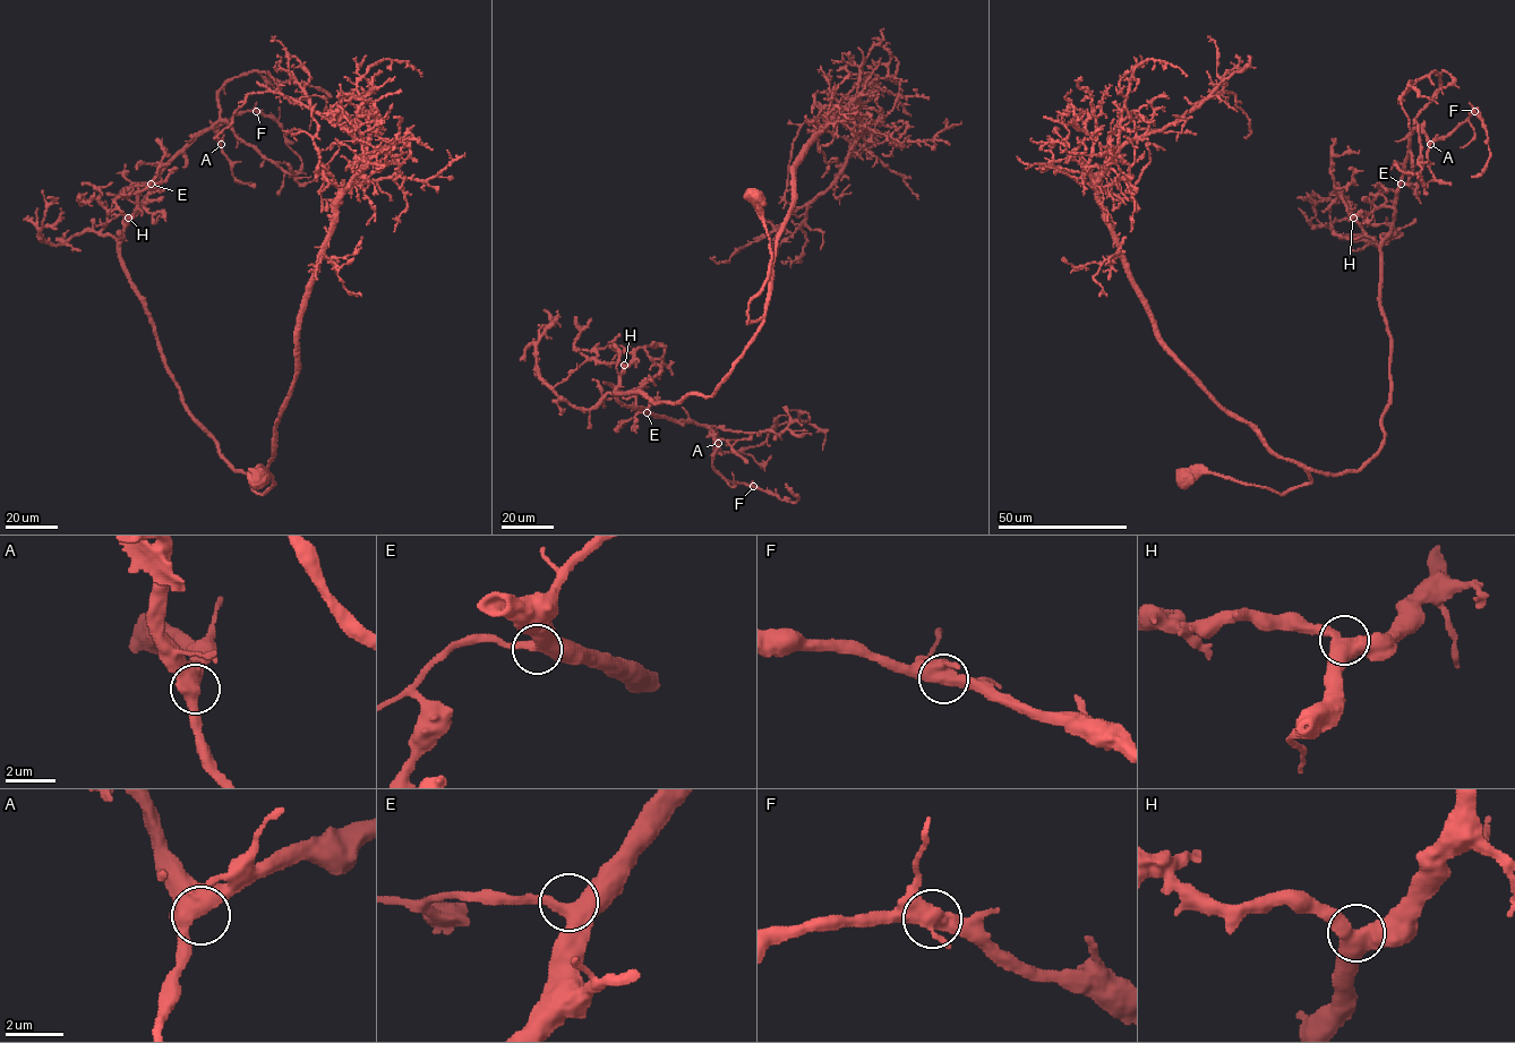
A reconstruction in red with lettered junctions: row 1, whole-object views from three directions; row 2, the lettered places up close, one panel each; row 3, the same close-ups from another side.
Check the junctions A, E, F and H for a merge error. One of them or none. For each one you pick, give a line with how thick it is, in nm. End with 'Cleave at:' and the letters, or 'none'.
Cleave at: none

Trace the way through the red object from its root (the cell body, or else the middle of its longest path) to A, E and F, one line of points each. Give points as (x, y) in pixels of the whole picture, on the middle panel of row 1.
A: (754, 196), (771, 262), (749, 307), (761, 327), (732, 372), (678, 402), (615, 393), (718, 443)
E: (754, 196), (771, 250), (749, 307), (761, 327), (710, 395), (615, 393), (647, 412)
F: (754, 196), (771, 262), (732, 372), (678, 402), (615, 393), (709, 427), (713, 467), (753, 487)

